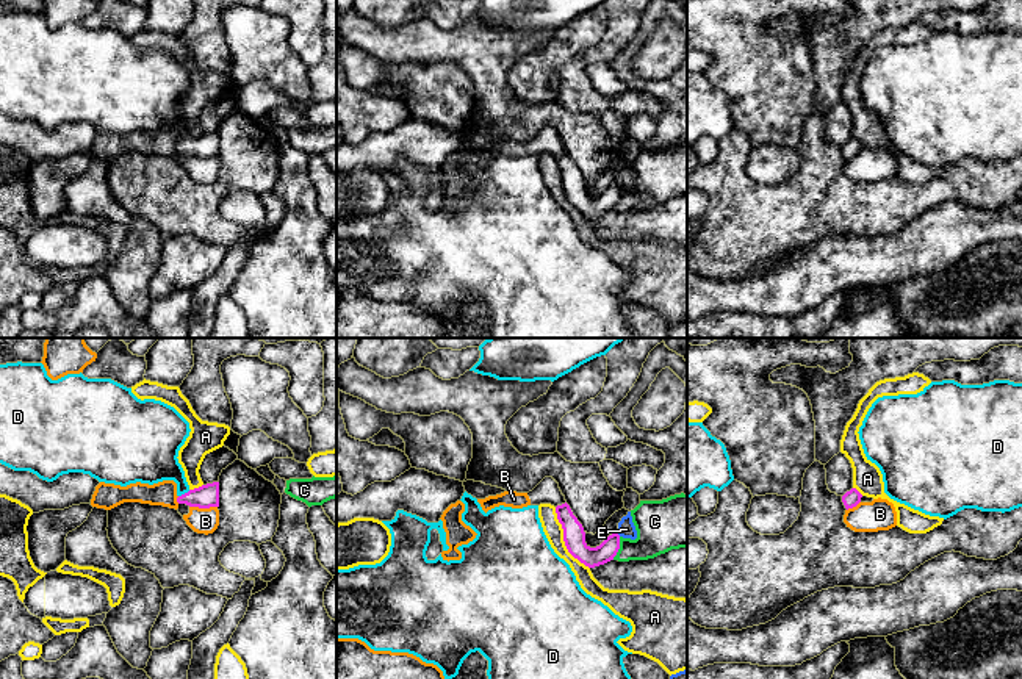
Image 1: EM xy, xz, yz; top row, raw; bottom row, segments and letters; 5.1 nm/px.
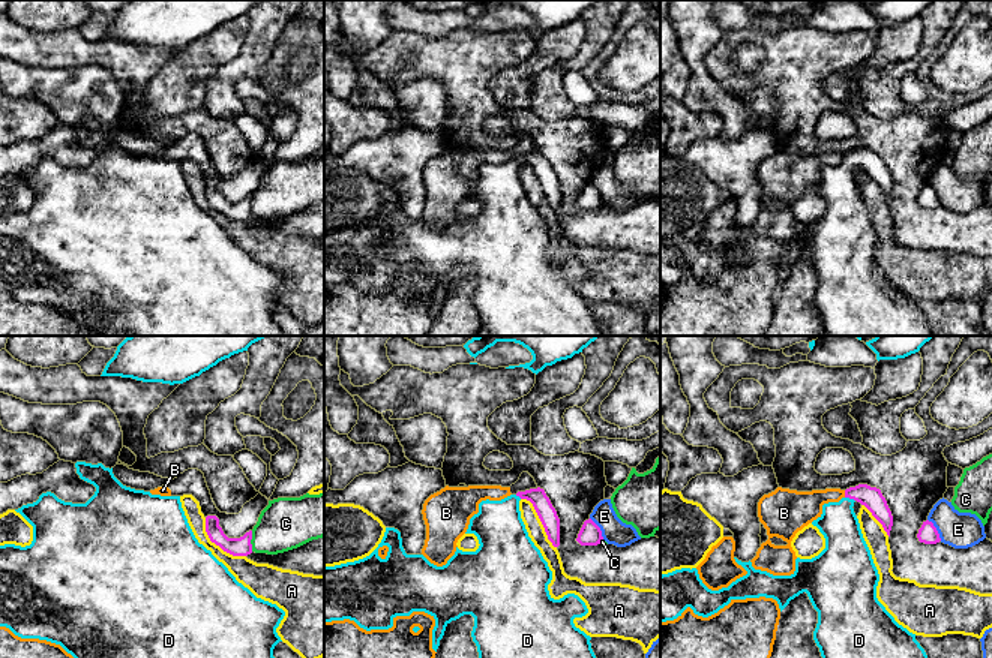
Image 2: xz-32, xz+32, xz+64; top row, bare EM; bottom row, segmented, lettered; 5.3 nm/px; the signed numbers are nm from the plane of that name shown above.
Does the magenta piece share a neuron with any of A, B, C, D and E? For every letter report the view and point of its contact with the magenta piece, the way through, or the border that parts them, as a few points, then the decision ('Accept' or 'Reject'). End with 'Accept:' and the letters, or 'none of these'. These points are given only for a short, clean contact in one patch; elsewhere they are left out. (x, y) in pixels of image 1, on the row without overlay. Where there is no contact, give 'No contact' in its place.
A: Touches magenta at xz (564, 190). Reject
B: Touches magenta at xy (204, 157). Boundary: xy (190, 155), (216, 157). Reject
C: Touches magenta at xz (618, 197). Boundary: xz (620, 186), (620, 196), (612, 208). Reject
D: Touches magenta at xy (185, 143). Path across: xy (205, 146), (185, 143), (182, 132), (152, 107). Accept
E: No contact. Reject
Accept: D

